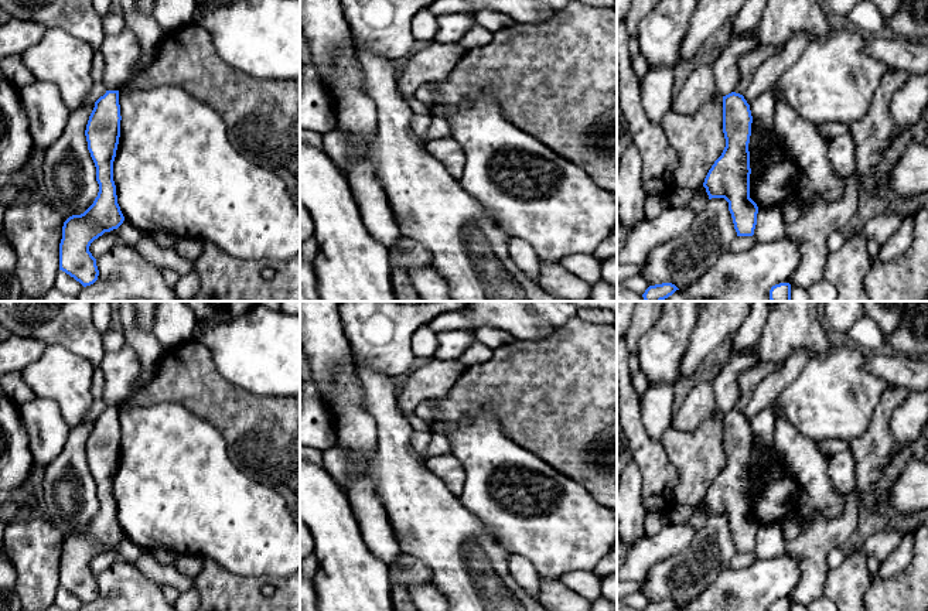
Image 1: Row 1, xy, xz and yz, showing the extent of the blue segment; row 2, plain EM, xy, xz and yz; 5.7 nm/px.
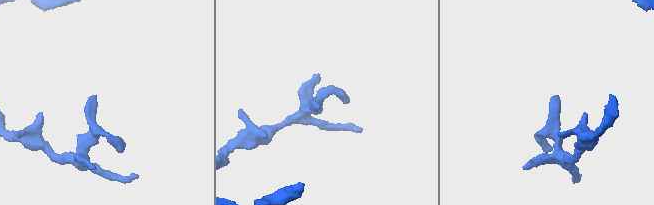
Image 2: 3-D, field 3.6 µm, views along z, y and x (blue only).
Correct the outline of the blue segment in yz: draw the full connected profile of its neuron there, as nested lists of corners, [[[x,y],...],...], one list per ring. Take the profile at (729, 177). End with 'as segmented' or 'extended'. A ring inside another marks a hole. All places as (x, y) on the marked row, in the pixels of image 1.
[[[743,95],[723,96],[723,133],[726,147],[709,170],[703,187],[712,198],[724,198],[737,236],[753,236],[758,206],[750,198],[750,151],[753,116]]]; as segmented

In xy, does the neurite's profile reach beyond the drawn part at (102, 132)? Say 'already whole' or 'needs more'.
already whole

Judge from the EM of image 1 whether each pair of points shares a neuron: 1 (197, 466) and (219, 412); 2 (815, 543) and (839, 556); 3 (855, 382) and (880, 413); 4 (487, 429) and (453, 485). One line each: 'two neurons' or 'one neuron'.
1: two neurons
2: two neurons
3: two neurons
4: two neurons

